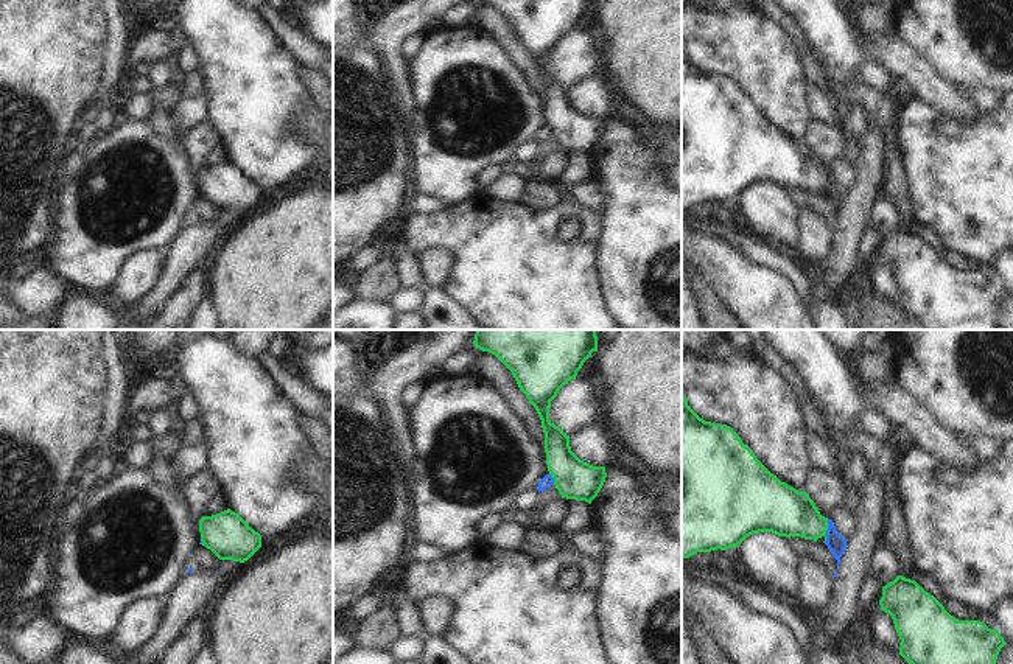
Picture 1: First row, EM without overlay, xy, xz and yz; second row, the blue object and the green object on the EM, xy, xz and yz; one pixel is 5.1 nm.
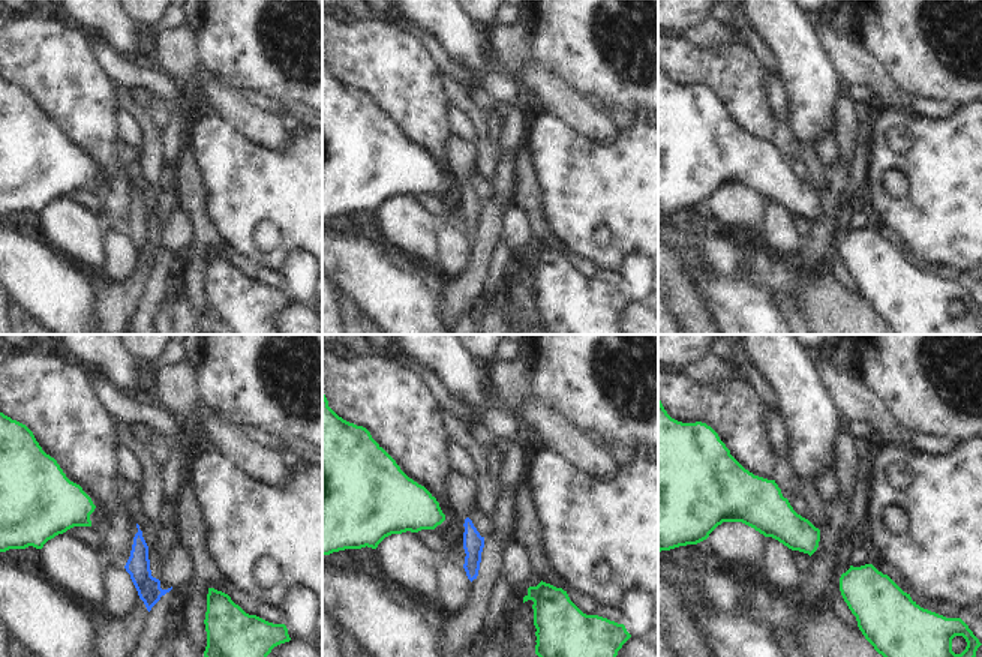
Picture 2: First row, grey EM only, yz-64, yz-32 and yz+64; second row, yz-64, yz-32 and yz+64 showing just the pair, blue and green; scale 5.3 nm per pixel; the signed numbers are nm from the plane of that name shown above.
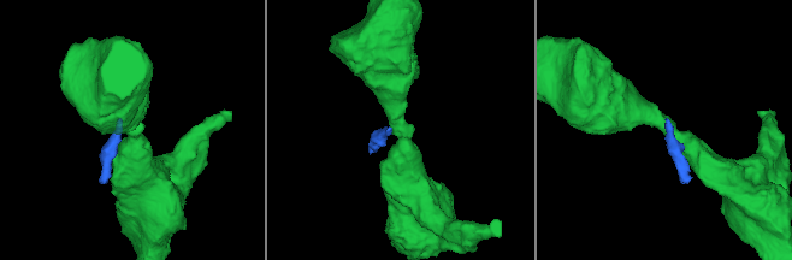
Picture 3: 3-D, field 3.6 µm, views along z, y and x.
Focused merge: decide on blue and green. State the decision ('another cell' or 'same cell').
another cell

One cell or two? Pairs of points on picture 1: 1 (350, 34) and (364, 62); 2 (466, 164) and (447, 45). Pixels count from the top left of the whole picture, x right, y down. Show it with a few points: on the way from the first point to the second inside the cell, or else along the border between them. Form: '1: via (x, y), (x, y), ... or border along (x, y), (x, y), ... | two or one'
1: border along (349, 42), (364, 42), (385, 62) | two
2: via (433, 145), (422, 111), (439, 78) | one

